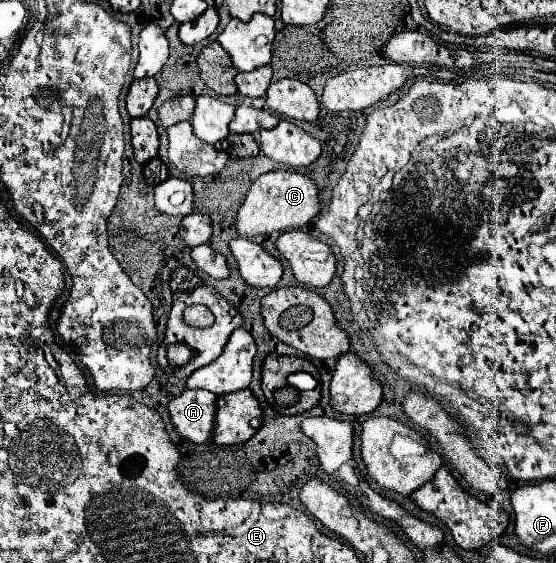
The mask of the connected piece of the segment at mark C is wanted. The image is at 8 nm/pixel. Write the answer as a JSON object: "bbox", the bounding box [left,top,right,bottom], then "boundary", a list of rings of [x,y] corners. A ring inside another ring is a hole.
{"bbox":[234,170,320,240],"boundary":[[[276,170],[262,174],[252,182],[242,206],[236,212],[234,228],[238,236],[254,240],[256,236],[300,228],[306,222],[310,222],[318,212],[320,212],[320,200],[312,180],[294,170]]]}

